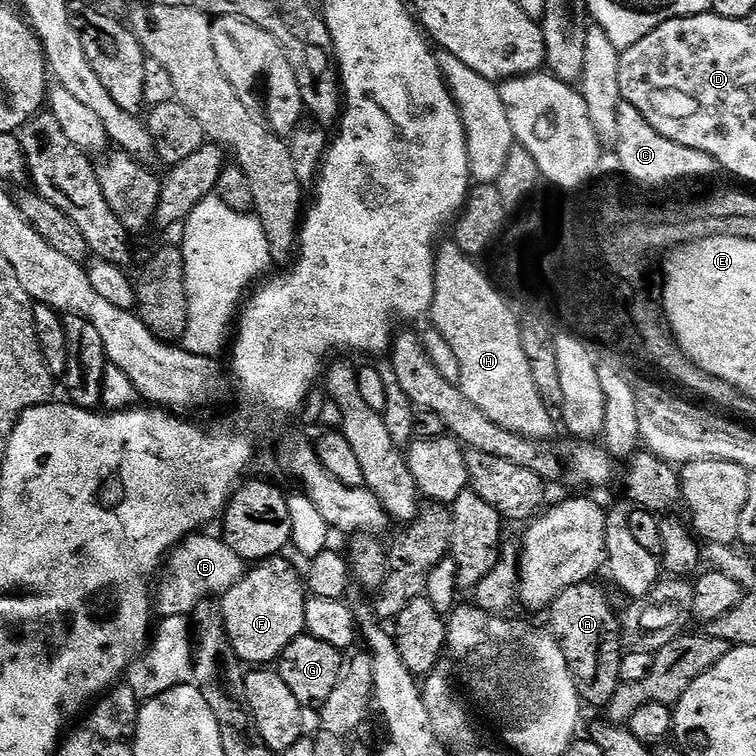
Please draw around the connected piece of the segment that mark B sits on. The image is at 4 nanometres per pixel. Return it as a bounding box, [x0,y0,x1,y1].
[154,534,246,617]

